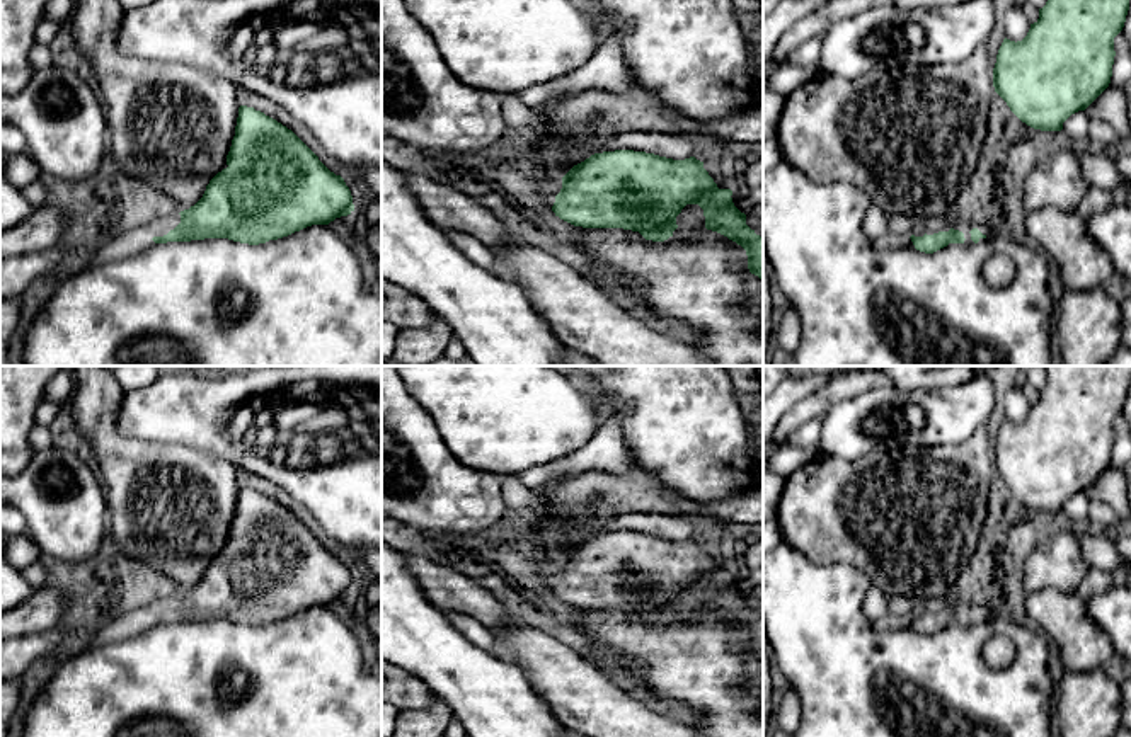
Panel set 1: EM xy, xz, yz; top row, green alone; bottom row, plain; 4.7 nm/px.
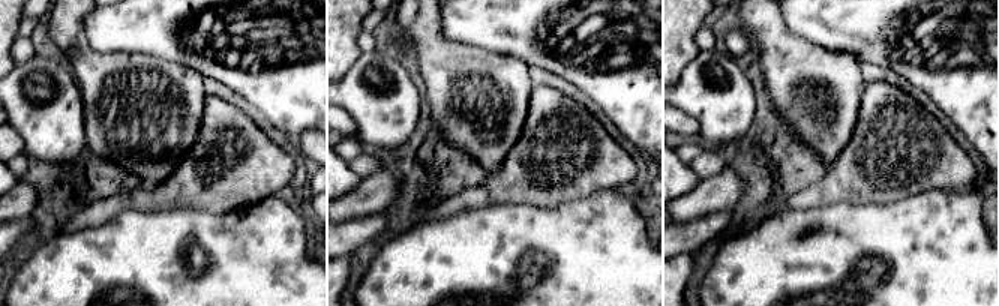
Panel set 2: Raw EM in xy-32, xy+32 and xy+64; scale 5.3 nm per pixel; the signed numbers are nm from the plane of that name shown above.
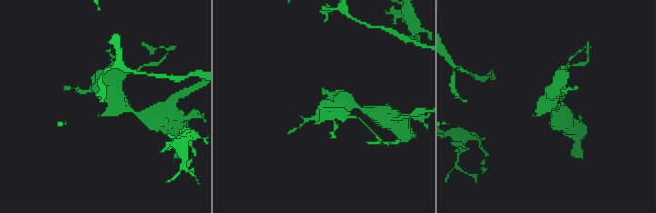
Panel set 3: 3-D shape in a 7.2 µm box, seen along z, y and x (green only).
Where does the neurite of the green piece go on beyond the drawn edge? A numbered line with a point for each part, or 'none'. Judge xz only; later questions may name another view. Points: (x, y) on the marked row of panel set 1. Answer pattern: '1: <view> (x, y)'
1: xz (551, 188)

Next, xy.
1: xy (126, 244)

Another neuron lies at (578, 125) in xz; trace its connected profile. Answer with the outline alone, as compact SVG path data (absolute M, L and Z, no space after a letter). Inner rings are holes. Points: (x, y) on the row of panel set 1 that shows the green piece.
M736 10L743 29L749 73L760 85L760 97L746 109L722 119L698 121L681 116L630 73L627 95L586 89L537 107L547 136L523 133L513 157L531 170L562 179L574 165L603 153L605 140L618 133L692 134L705 131L724 141L763 143L763 20Z

